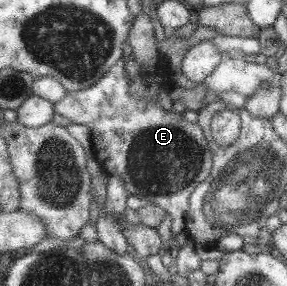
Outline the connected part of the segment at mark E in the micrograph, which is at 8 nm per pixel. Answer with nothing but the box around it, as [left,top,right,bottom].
[52,43,211,234]

